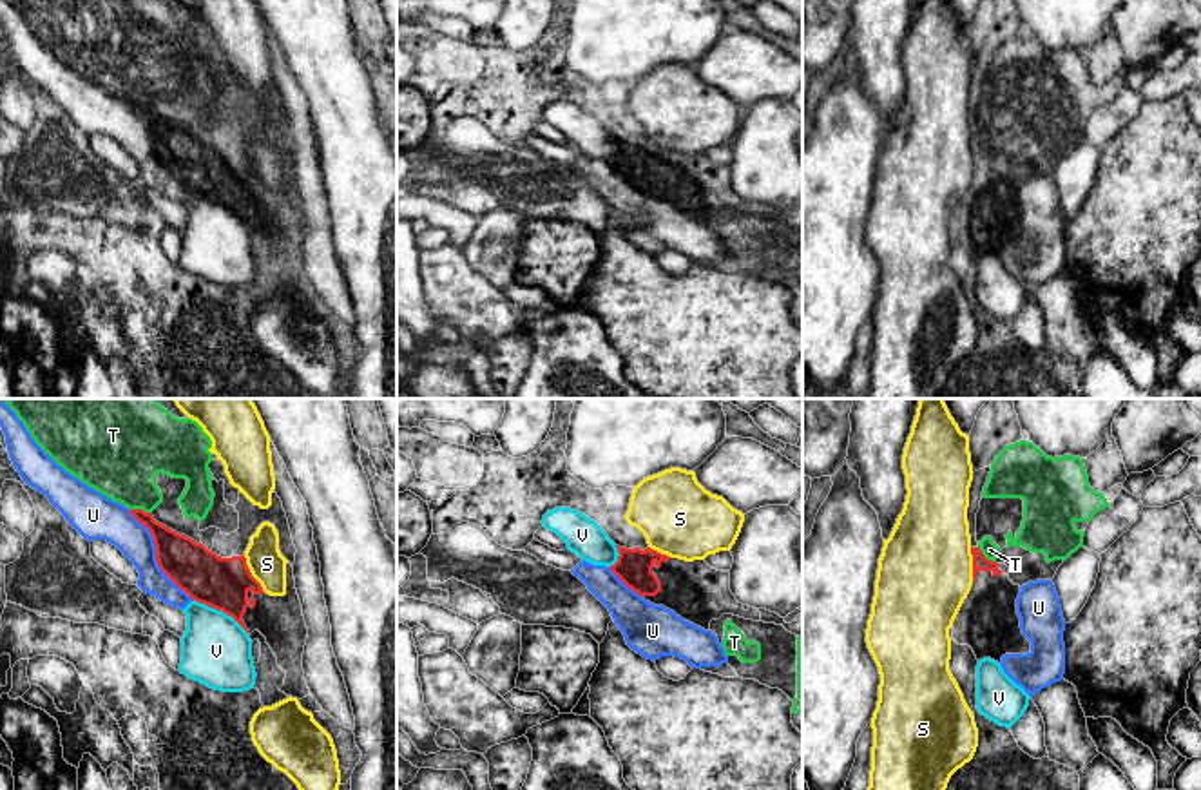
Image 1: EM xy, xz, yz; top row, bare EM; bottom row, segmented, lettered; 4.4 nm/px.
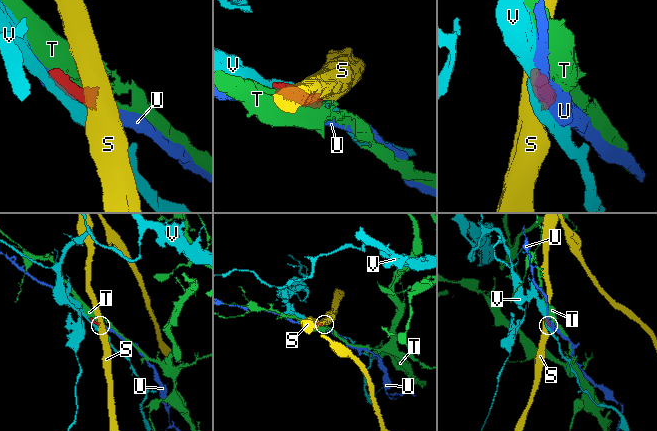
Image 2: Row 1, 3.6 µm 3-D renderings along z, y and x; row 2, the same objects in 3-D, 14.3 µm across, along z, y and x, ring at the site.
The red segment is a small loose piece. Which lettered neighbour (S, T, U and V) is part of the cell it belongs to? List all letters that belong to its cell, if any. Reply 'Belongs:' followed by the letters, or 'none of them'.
Belongs: none of them

